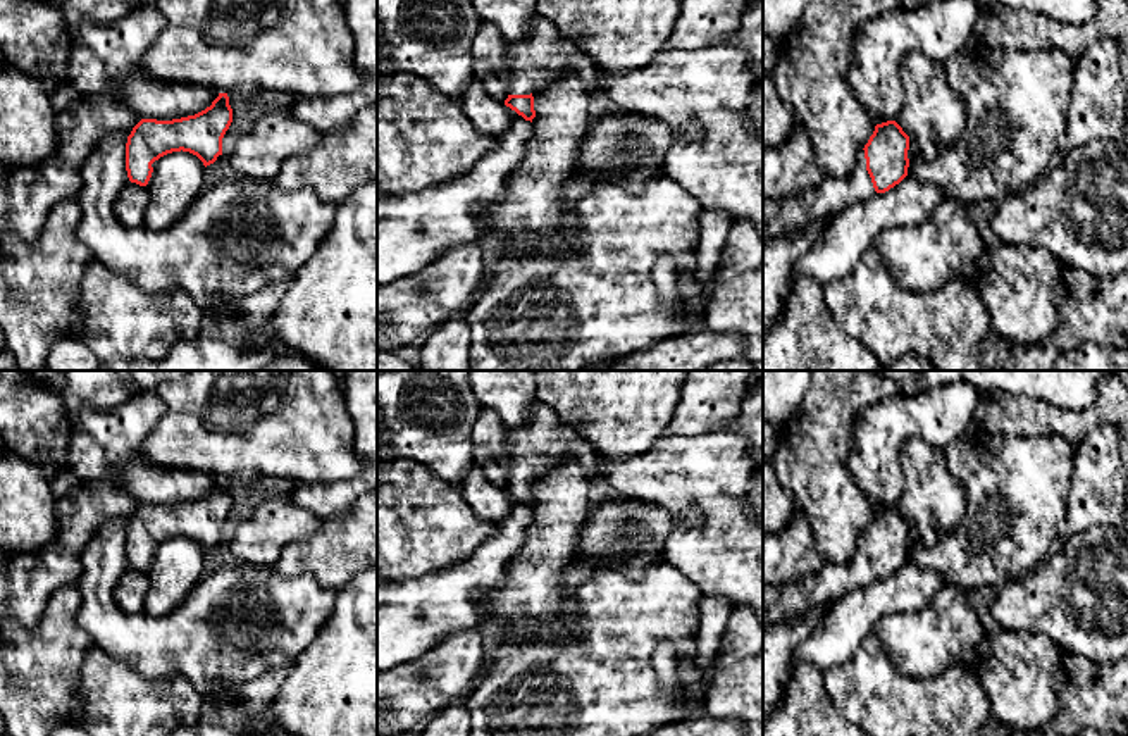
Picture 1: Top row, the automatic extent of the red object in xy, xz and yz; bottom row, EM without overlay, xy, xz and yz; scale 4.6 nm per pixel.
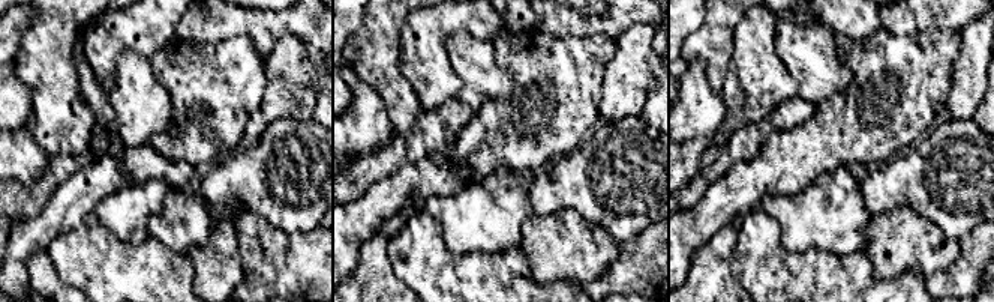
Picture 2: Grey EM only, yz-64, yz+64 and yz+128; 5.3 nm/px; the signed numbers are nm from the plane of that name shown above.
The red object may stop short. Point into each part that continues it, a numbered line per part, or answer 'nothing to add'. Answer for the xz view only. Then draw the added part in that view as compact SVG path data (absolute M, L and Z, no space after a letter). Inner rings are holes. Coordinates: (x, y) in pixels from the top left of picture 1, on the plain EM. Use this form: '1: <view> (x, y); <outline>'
nothing to add

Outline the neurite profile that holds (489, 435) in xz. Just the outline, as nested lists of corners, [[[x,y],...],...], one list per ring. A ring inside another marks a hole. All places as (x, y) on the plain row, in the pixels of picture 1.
[[[482,409],[470,434],[474,465],[480,469],[489,483],[501,488],[510,481],[510,458],[506,455],[508,433],[510,429],[501,422],[498,414]]]

